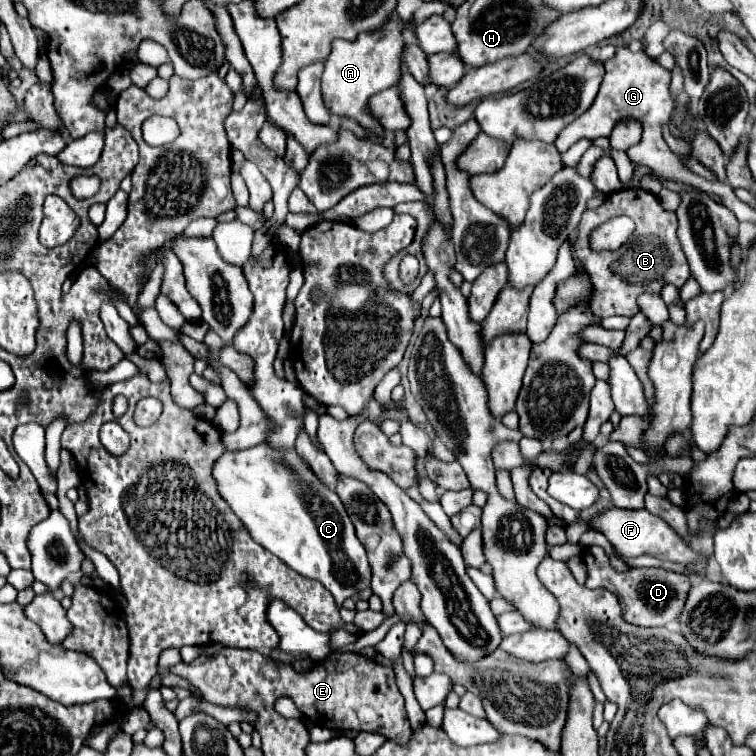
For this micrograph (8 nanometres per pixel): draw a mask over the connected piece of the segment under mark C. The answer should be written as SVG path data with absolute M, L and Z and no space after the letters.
M258 444L258 446L248 448L248 450L226 452L226 454L222 454L222 456L216 460L216 464L214 464L214 478L216 478L216 482L218 482L218 490L220 490L222 498L230 504L230 508L234 510L234 514L236 514L236 516L242 520L242 524L248 528L250 536L252 536L258 544L262 544L266 550L270 550L272 554L276 554L276 556L278 556L284 564L288 564L292 570L300 572L300 574L306 576L306 578L318 580L318 582L334 596L334 602L336 602L338 608L342 608L342 602L344 602L346 598L354 598L358 592L370 588L370 576L372 576L372 572L370 572L370 564L368 564L368 558L366 558L366 550L364 550L364 546L360 544L360 540L356 538L354 526L352 526L352 522L350 522L350 518L348 518L348 514L346 514L346 510L344 510L344 506L342 506L342 500L338 498L338 494L336 494L334 490L330 490L326 484L322 484L322 480L318 480L318 476L314 476L314 472L310 472L310 468L306 468L306 460L302 462L302 458L298 456L298 452L296 452L294 448L270 448L270 444Z

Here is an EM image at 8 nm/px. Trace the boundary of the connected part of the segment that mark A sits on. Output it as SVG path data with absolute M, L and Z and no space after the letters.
M390 16L378 32L364 32L354 42L340 42L332 44L332 52L324 62L324 76L322 76L322 90L326 96L326 104L334 116L350 116L360 122L362 128L382 134L382 124L372 116L368 110L368 100L390 86L396 86L404 74L402 64L402 48L406 48L404 32L414 32L414 26L400 16Z

